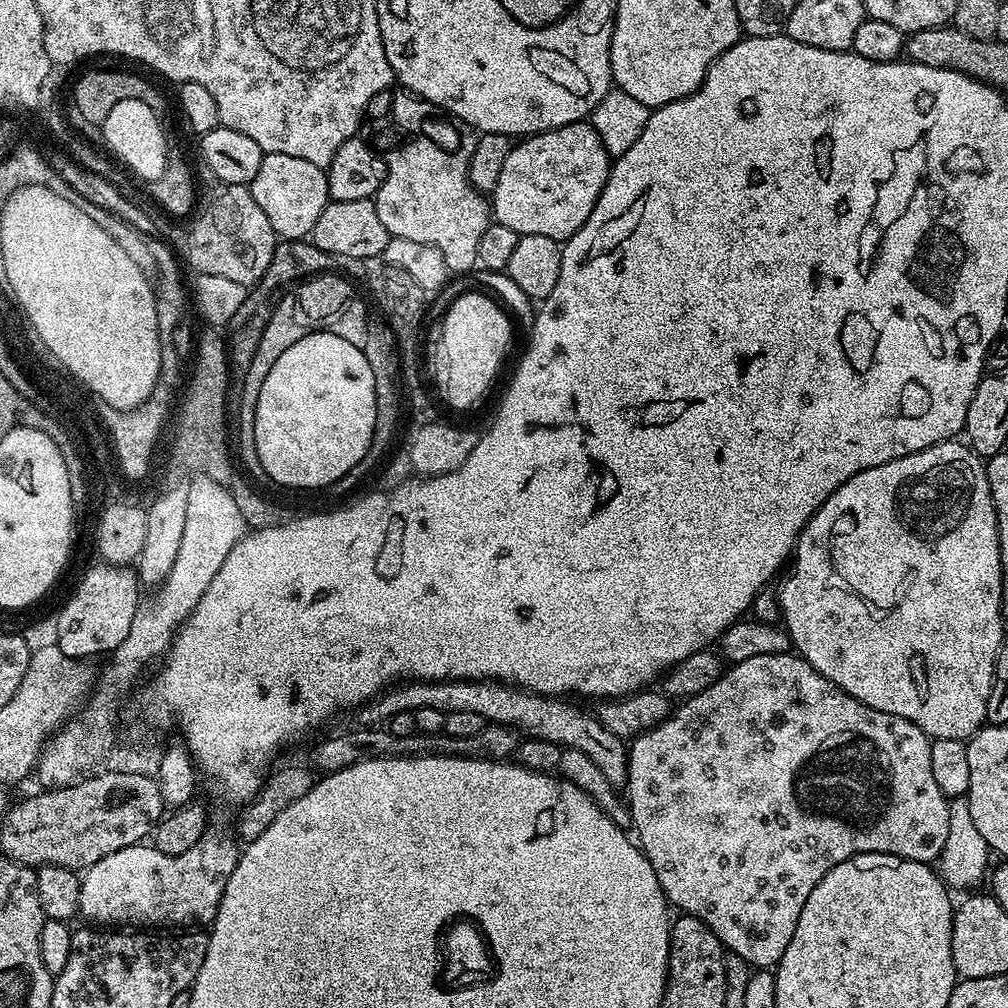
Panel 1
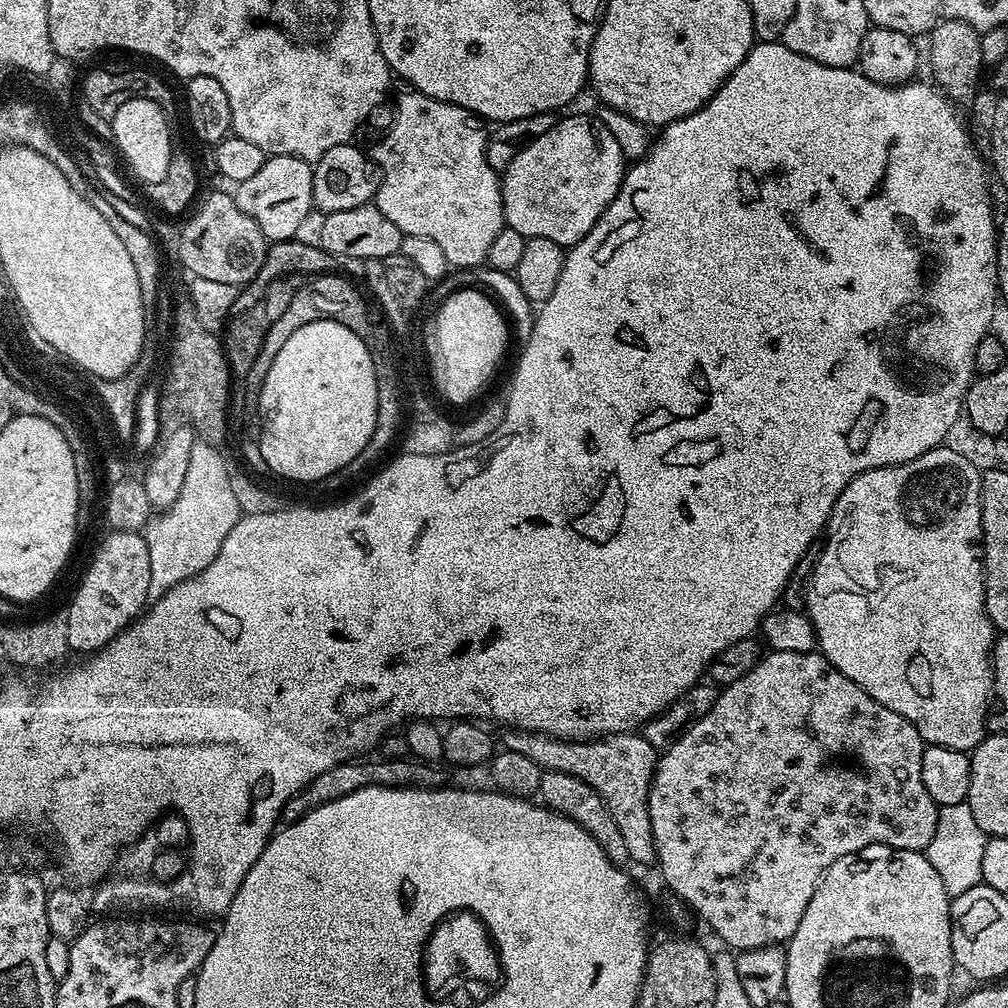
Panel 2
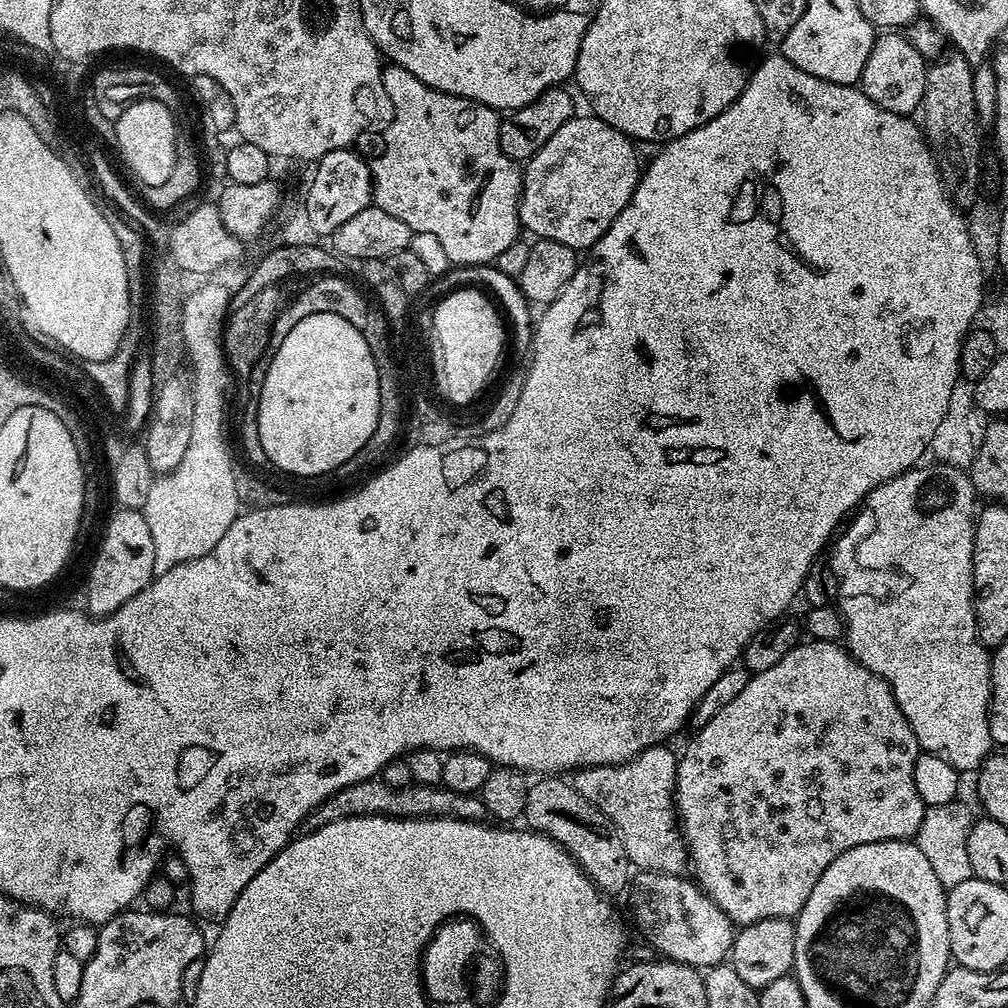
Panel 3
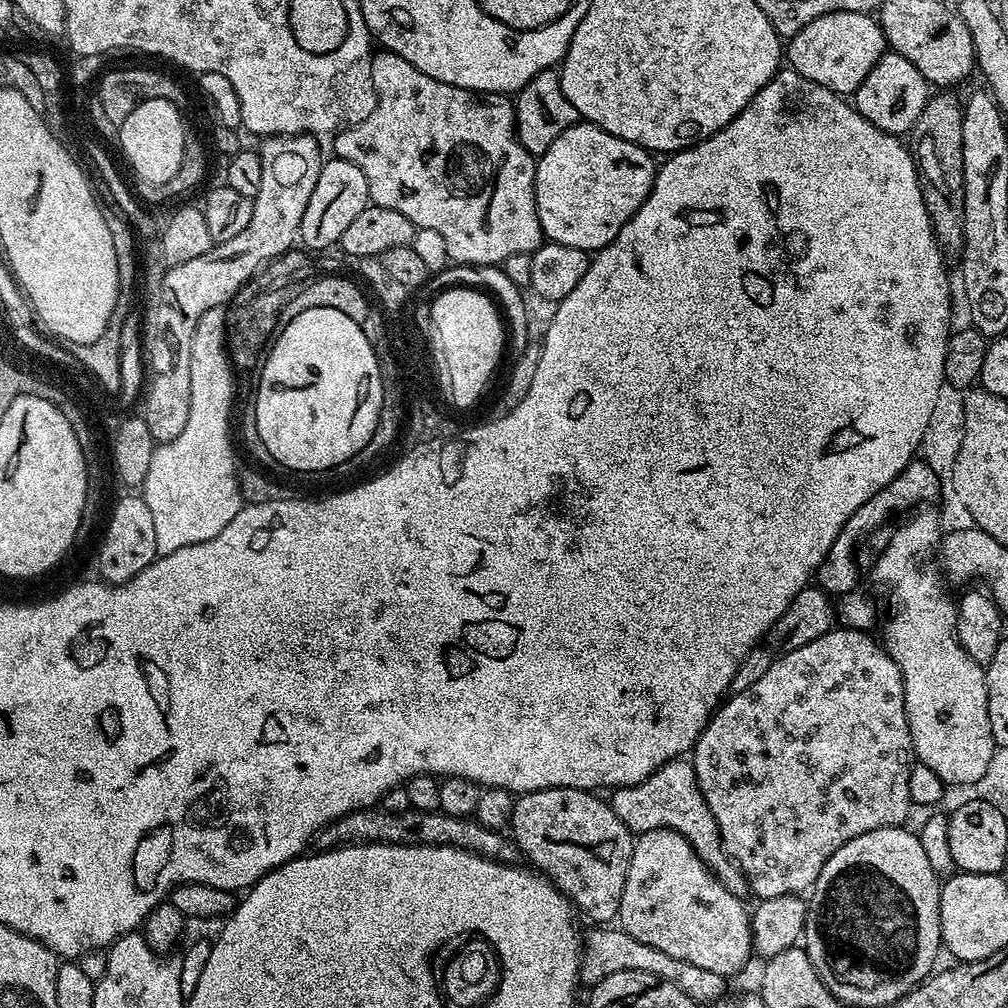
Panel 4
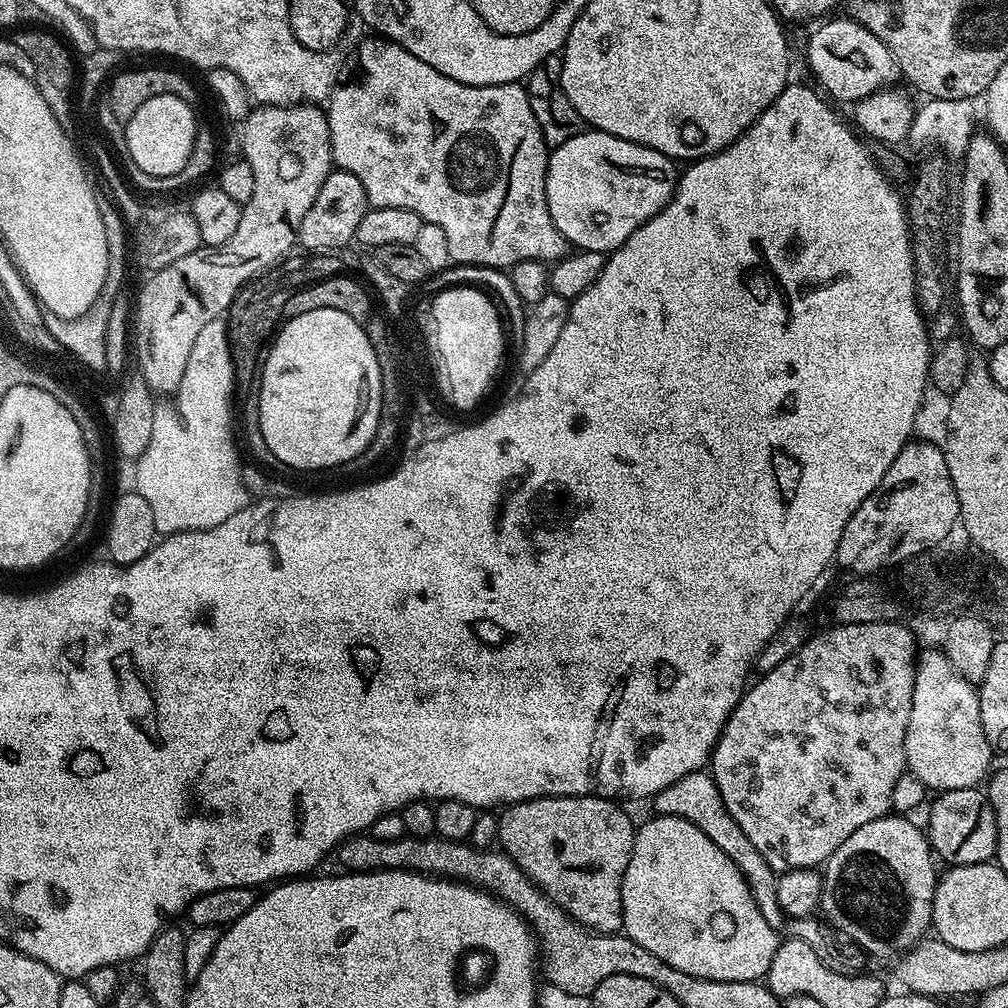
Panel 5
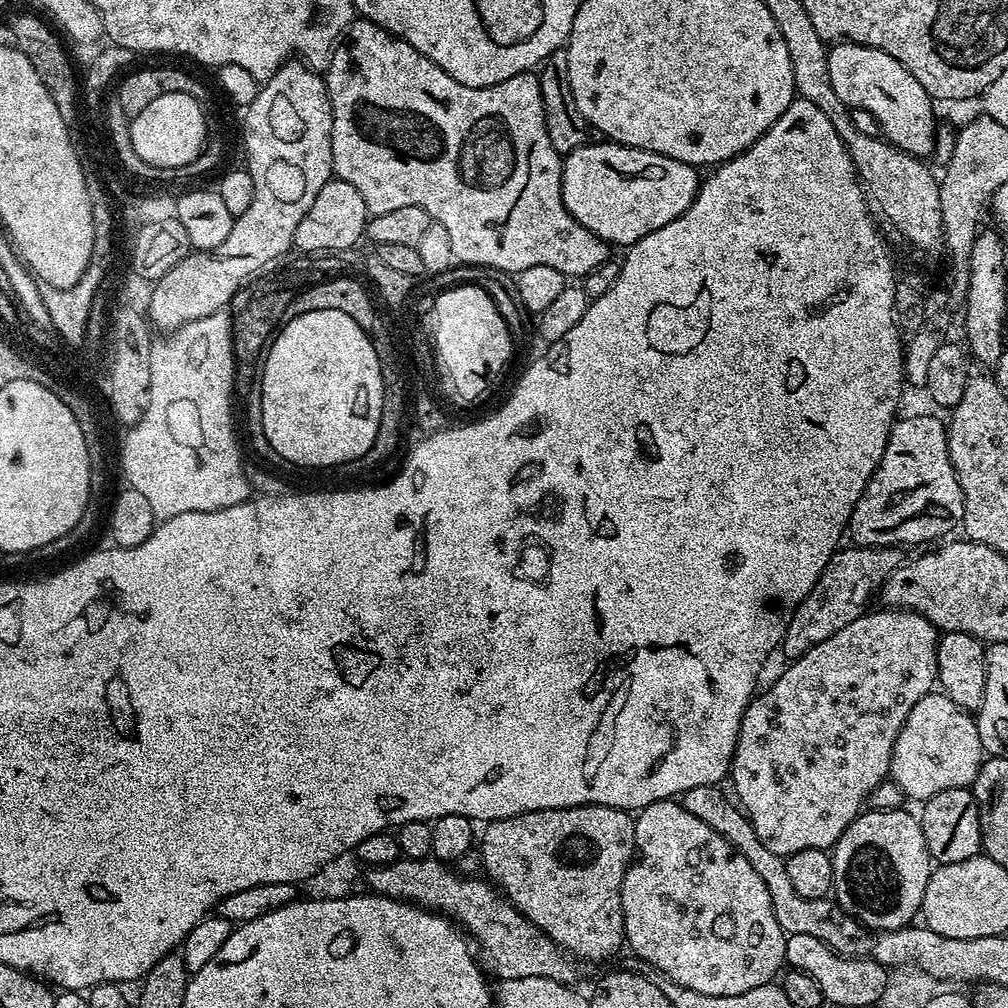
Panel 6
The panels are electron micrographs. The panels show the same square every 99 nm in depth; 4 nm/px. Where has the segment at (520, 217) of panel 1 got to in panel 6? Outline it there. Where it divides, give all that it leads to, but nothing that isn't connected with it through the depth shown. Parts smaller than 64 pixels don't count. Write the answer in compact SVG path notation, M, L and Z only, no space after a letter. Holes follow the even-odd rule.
M589 142L578 150L567 153L560 170L560 193L566 210L599 240L605 240L610 246L634 245L646 234L666 226L666 222L674 222L674 218L681 216L694 202L702 176L701 173L696 173L699 171L693 165L666 158L662 154L627 148L624 144L600 143L604 144Z

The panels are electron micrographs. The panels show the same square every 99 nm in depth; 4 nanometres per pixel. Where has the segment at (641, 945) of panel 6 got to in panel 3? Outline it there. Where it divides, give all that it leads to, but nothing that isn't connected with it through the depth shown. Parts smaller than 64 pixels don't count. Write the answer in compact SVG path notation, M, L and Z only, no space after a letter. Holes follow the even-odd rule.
M640 872L637 877L634 880L636 893L632 896L632 912L636 915L637 926L648 935L647 943L661 957L676 960L679 964L689 964L697 970L707 970L729 959L734 925L728 915L701 890L699 884L691 879L684 880L683 875L667 876L665 872Z

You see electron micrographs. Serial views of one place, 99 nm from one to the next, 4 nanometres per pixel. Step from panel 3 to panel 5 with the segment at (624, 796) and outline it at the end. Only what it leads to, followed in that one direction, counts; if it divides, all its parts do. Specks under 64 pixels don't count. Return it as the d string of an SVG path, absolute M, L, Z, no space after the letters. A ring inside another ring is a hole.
M711 771L691 772L686 774L686 778L678 778L674 786L666 786L666 790L662 790L654 797L654 804L656 804L655 811L659 815L677 816L686 818L686 822L694 822L694 826L698 826L698 830L702 830L702 834L706 834L706 838L710 838L710 842L714 842L718 850L722 850L722 854L726 854L726 858L730 858L730 862L738 866L738 870L750 886L758 910L762 910L762 918L766 918L766 922L770 922L772 928L783 929L786 917L778 906L778 886L776 885L778 874L768 865L766 858L758 854L754 842L746 838L742 826L734 822L730 810L726 810L726 802L722 802L722 794L718 794L718 786L714 782Z

